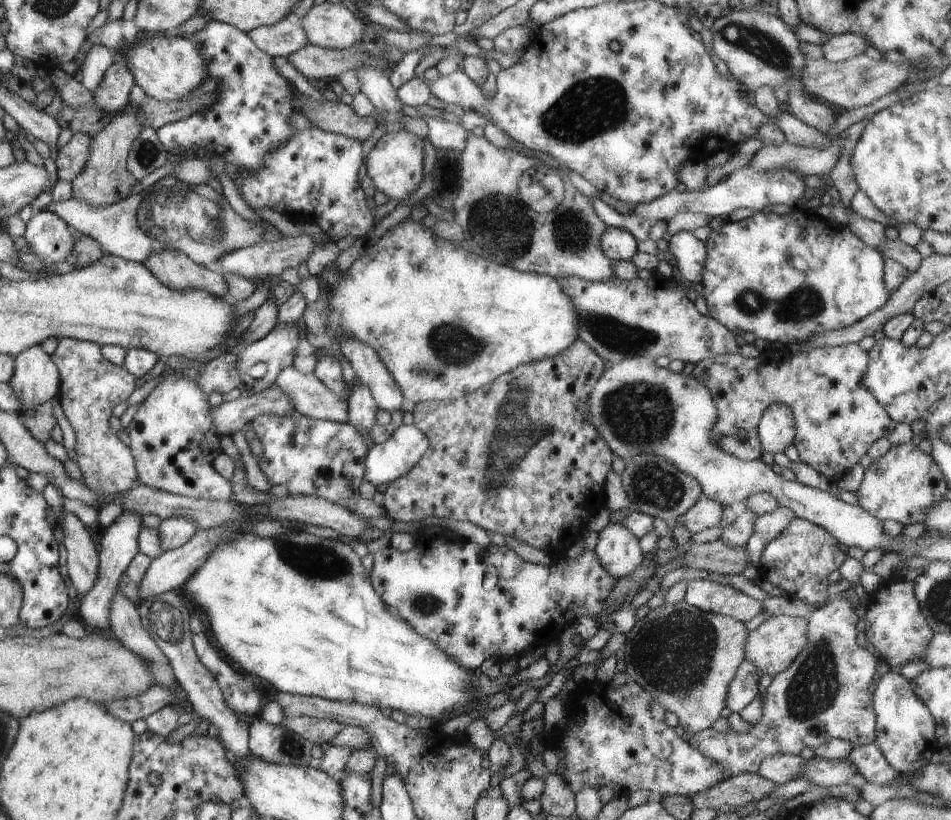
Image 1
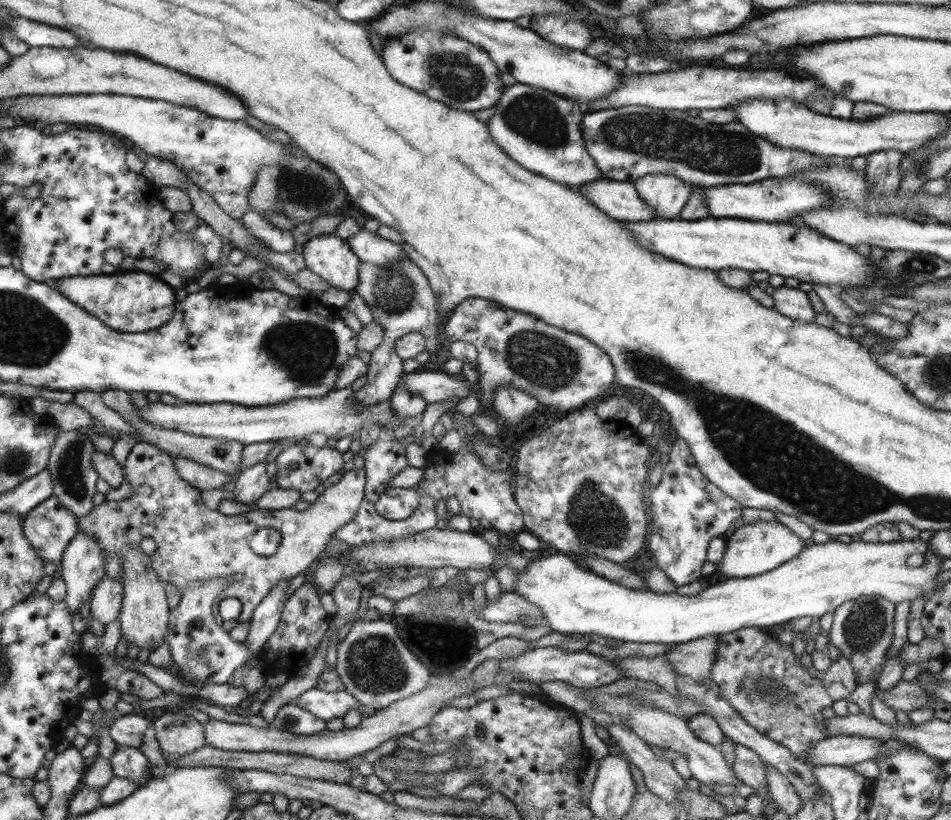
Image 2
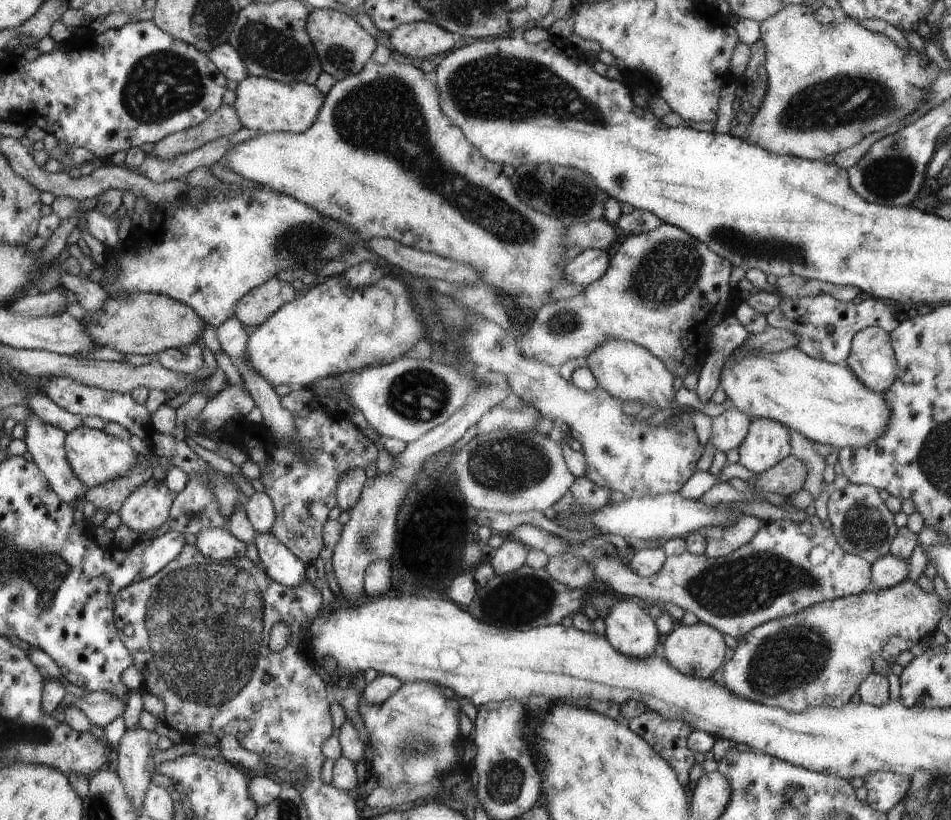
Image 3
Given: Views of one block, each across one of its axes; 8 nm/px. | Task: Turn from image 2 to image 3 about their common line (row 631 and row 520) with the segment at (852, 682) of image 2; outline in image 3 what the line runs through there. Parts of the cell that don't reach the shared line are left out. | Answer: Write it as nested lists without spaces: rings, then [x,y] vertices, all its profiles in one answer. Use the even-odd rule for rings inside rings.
[[[741,516],[735,526],[707,528],[705,556],[715,560],[715,558],[723,558],[723,556],[735,552],[739,546],[743,546],[745,542],[749,542],[755,536],[755,532],[761,528],[761,524],[763,524],[763,520],[759,520],[755,516]]]

